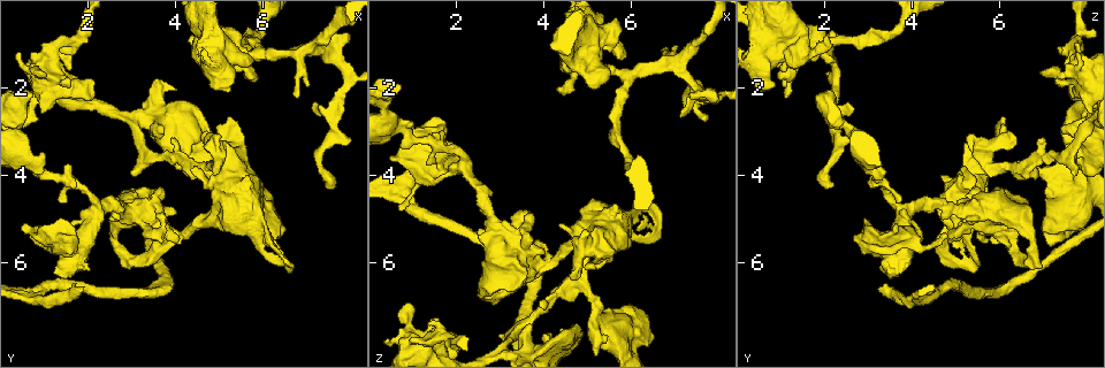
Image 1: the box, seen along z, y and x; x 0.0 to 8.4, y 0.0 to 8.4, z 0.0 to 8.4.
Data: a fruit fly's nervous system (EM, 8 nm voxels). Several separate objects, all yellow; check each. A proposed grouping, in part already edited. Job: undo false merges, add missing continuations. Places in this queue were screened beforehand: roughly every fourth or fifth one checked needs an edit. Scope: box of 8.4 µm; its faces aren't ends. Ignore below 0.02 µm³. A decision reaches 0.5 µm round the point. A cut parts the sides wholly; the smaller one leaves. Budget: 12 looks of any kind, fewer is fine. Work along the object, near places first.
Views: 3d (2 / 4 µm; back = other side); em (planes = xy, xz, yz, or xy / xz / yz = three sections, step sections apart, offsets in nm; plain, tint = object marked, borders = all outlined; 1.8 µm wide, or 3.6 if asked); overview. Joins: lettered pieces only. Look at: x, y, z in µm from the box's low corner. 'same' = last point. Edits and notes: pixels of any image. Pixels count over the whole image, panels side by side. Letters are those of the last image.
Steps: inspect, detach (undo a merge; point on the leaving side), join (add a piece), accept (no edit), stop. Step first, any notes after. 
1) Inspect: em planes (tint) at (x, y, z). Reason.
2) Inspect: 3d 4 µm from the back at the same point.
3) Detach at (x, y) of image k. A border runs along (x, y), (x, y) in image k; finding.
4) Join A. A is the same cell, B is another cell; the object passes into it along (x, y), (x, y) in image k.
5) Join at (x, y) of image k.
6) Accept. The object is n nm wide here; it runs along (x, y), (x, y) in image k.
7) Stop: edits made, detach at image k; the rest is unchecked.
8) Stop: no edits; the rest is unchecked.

Inspect: 3d 2 µm at (6.30, 5.60, 4.85). Thick turns thin.

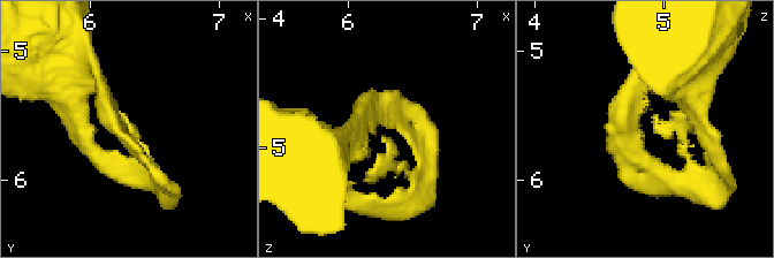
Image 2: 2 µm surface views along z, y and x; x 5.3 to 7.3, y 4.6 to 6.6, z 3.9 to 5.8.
Inspect: em planes (tint) at the same point. Shape alone is not enough.

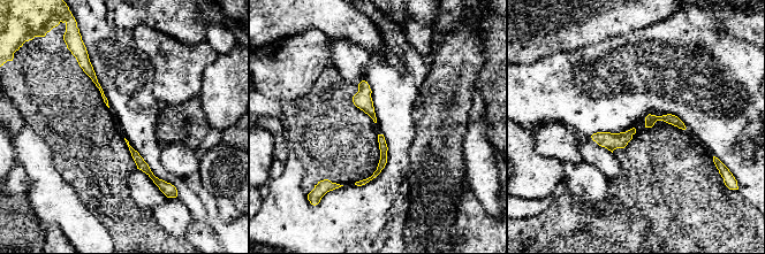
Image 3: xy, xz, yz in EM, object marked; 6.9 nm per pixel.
Inspect: em planes (borders) at the same point.

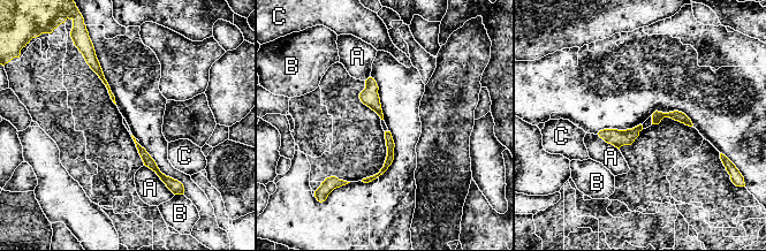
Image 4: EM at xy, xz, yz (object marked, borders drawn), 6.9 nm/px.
Accept. The longest contact is with A, 260 nm; A, B and C are other cells; it runs along (141, 150), (154, 168), (167, 179) in image 4; all the same neuron.

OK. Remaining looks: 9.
Inspect: em planes (borders) at (3.95, 3.20, 6.95). An open end.

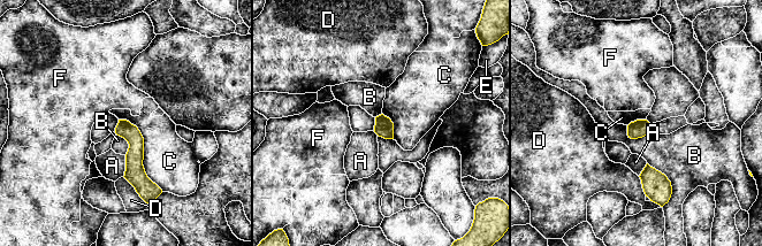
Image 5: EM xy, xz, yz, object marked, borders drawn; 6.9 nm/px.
Accept. The object is 120 nm wide here; A, B, C, D, E and F are other cells; a border runs along (119, 118), (162, 191) in image 5; no lettered piece goes on from it.

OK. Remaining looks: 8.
Inspect: em planes (borders) at (4.90, 3.15, 5.30). Free end.

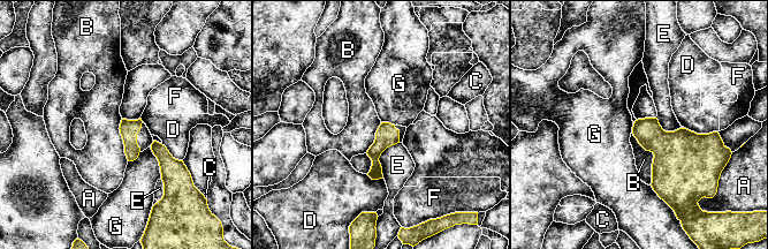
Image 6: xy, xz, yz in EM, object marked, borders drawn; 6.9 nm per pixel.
Accept. A, B, C, D, E, F and G are other cells; no lettered piece goes on from it.

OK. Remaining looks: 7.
Inspect: 3d 4 µm at (3.65, 5.25, 6.05). Sharp bend.

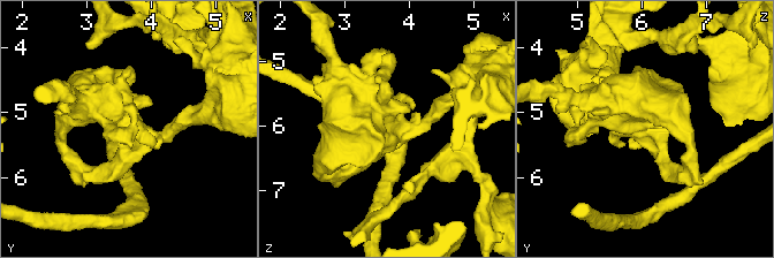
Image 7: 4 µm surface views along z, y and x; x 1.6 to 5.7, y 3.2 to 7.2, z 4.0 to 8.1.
Inspect: em 3.6 µm planes (borders) at (3.65, 5.25, 6.00).

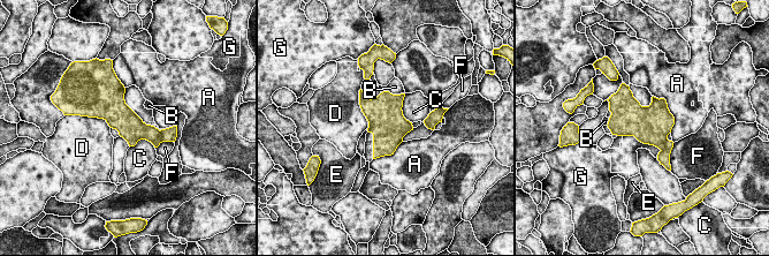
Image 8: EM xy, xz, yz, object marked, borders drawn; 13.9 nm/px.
Accept. A, B, C, D, E, F and G are other cells; a border runs along (653, 95), (674, 118), (670, 133) in image 8; all the same neuron.

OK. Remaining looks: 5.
Inspect: 3d 4 µm from the back at (2.15, 2.20, 7.85). Branch stops here.

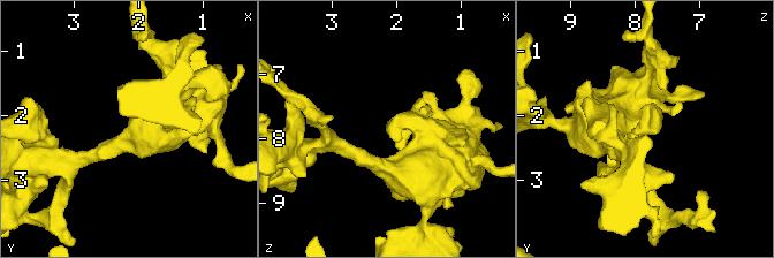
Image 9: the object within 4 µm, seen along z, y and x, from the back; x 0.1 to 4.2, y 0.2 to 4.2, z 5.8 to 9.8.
Inspect: em planes (borders) at (2.15, 2.20, 7.90). Need the tissue.

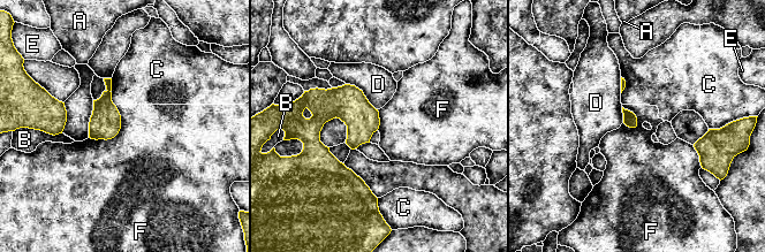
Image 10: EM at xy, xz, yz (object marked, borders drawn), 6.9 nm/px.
Accept. A, B, C, D, E and F are other cells; a border runs along (116, 106), (120, 130), (89, 138) in image 10; none of them fits.

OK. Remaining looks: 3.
Stop: no edits; the rest is unchecked.

